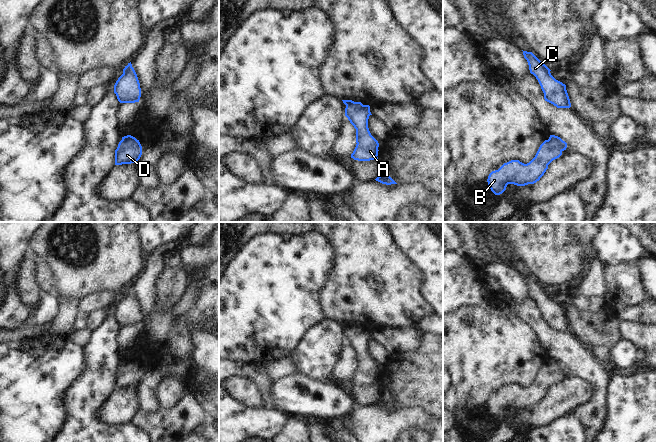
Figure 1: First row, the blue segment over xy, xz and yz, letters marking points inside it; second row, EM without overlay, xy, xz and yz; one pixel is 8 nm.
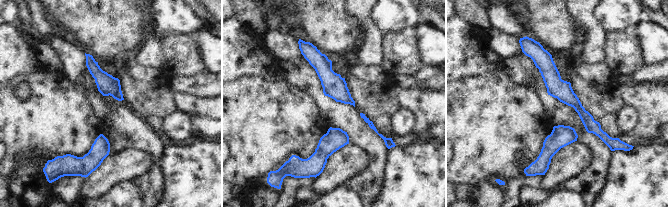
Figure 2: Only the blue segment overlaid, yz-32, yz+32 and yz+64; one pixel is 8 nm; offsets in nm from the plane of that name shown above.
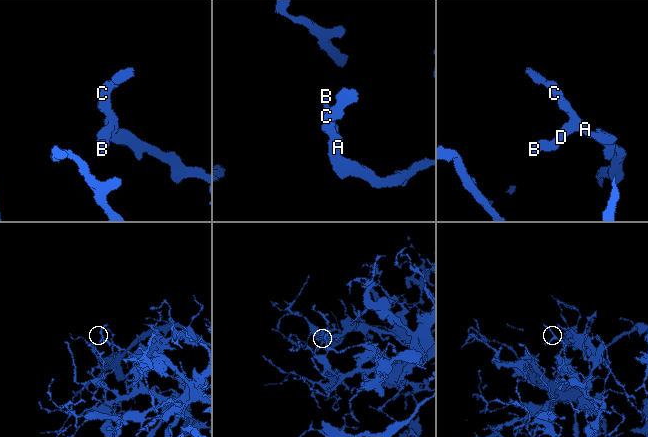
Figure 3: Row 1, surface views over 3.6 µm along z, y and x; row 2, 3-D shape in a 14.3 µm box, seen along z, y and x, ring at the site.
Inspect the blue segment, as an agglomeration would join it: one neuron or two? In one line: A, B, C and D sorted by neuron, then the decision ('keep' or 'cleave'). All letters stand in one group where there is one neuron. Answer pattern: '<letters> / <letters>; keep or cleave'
A B C D; keep

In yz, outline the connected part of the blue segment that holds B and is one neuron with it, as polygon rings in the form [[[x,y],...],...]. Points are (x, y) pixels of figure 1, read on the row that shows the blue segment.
[[[550,135],[539,147],[535,157],[527,164],[519,160],[504,163],[498,170],[492,171],[487,179],[491,191],[495,195],[502,194],[508,184],[525,186],[540,180],[548,169],[548,165],[562,155],[567,143],[560,137]]]

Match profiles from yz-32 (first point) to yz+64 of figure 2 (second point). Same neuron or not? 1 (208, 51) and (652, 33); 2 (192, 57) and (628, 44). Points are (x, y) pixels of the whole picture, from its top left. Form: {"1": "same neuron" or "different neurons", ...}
{"1": "same neuron", "2": "same neuron"}

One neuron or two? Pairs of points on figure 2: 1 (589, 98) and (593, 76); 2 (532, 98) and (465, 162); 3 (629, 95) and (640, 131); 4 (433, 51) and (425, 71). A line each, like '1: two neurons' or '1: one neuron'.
1: two neurons
2: one neuron
3: one neuron
4: two neurons

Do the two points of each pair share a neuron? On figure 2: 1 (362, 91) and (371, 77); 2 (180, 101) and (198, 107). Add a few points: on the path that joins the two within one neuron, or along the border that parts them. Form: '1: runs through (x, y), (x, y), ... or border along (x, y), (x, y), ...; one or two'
1: border along (351, 73), (366, 83), (382, 84); two
2: runs through (184, 102), (194, 106); one

